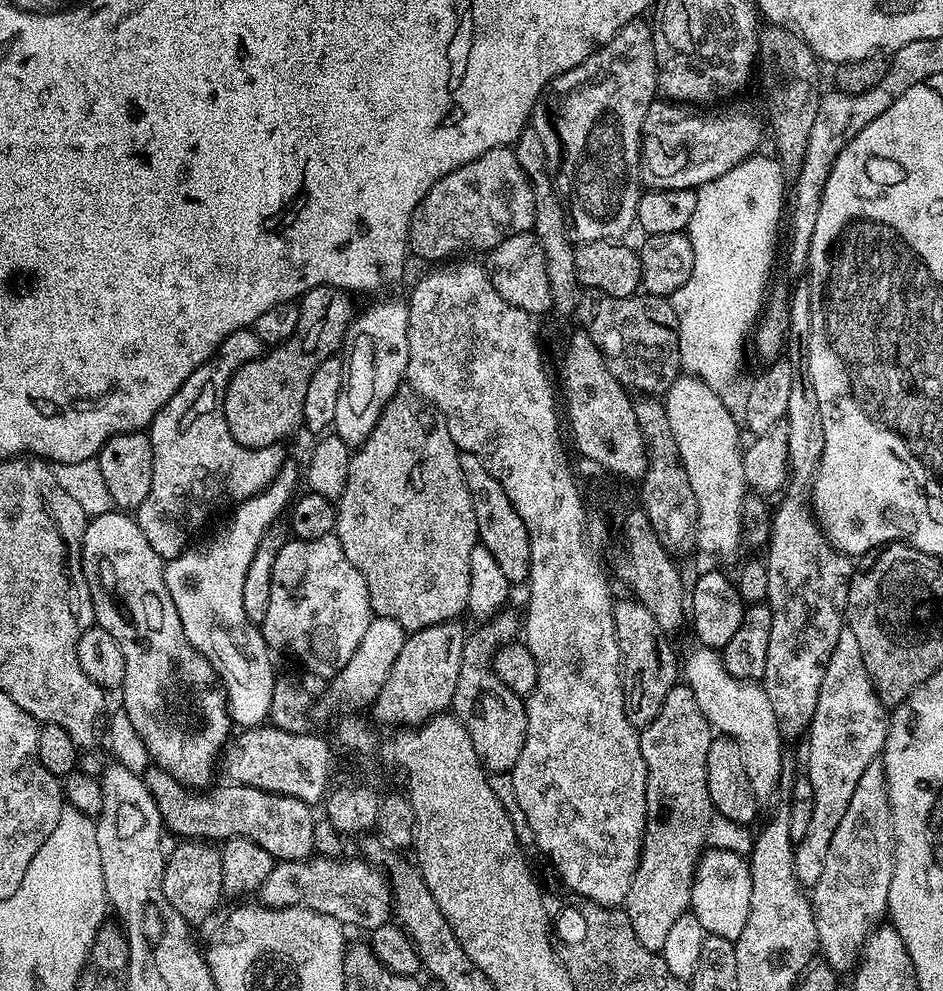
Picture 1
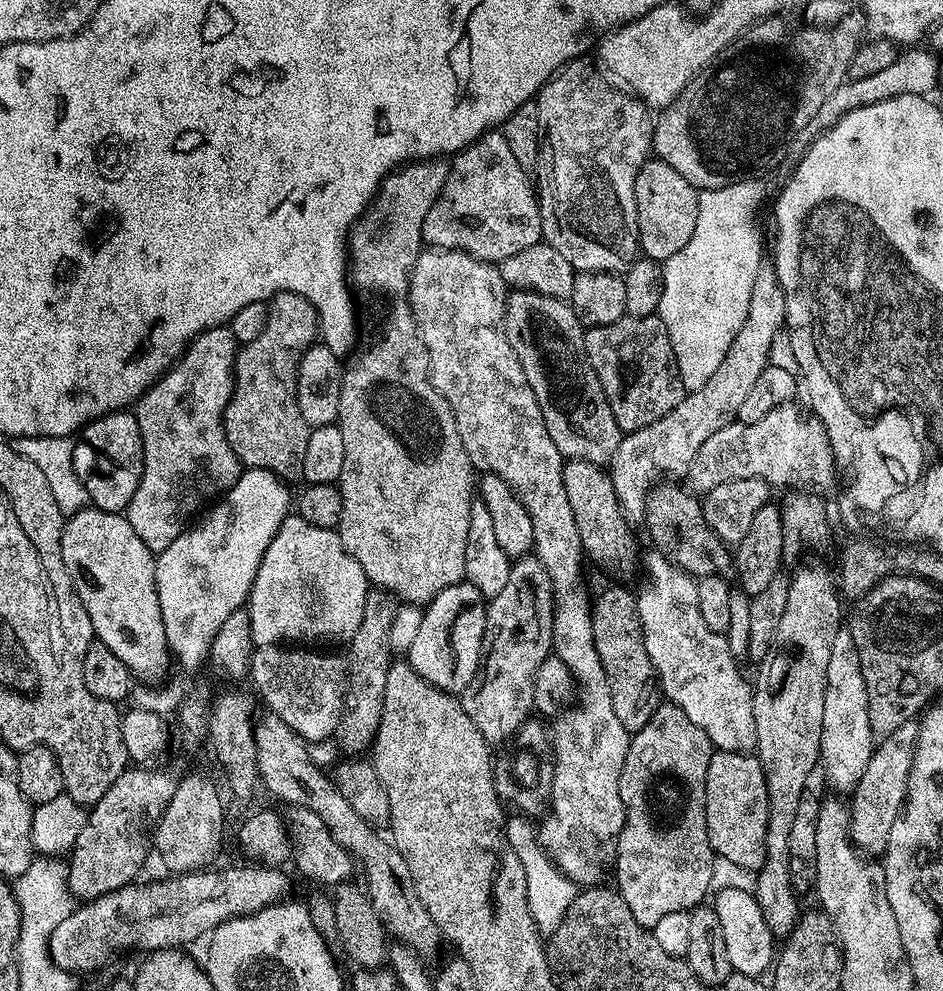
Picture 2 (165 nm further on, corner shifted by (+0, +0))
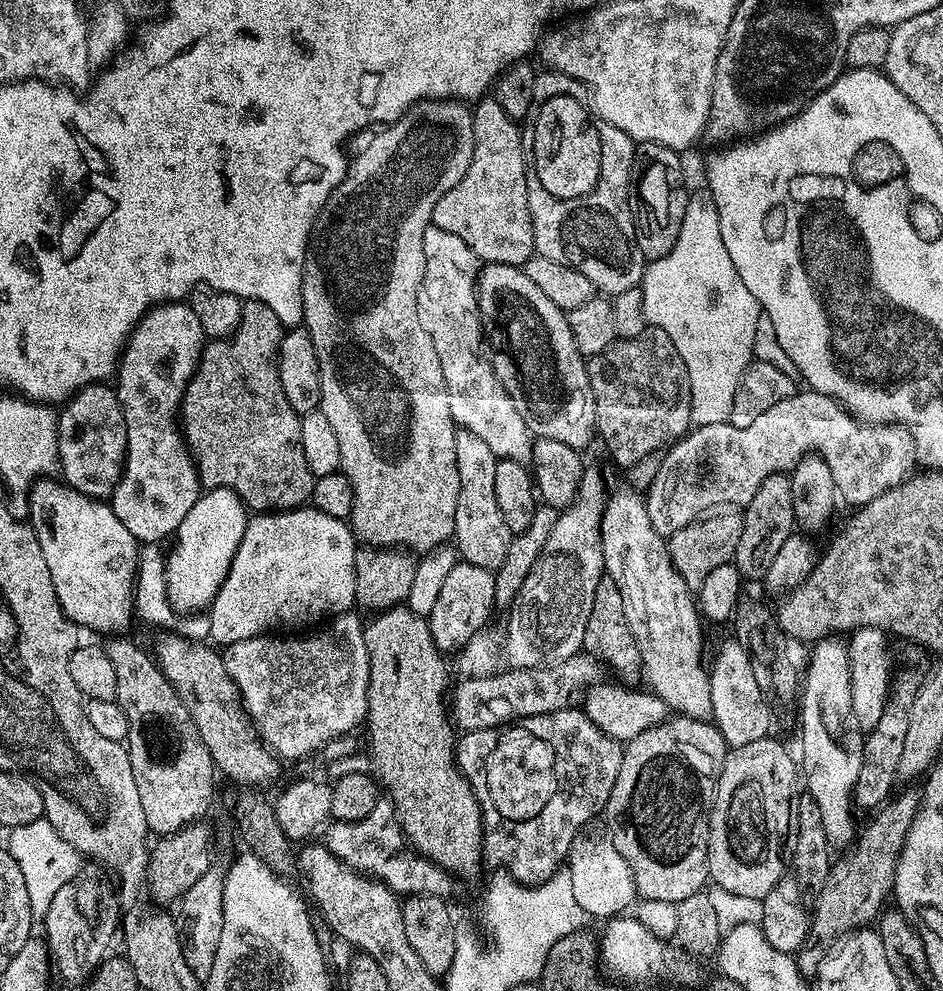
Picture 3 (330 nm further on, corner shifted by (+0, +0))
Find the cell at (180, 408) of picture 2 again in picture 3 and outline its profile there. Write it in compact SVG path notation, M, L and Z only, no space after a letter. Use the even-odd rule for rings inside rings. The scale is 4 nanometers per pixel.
M173 302L150 308L136 323L120 354L120 363L114 373L114 387L126 422L126 454L124 472L112 491L110 503L114 514L118 514L118 522L122 522L122 526L126 526L126 530L130 530L130 534L134 534L141 545L156 544L167 536L168 539L175 537L178 526L182 526L182 518L186 518L190 506L194 506L194 502L202 495L196 465L192 463L188 446L178 427L178 413L186 386L197 362L204 355L205 343L206 337L202 322L198 322L198 314L194 314L187 302Z

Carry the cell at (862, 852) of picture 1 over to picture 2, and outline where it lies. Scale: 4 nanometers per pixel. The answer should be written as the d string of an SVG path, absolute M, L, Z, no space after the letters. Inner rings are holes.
M907 720L902 722L902 726L898 726L898 730L894 730L894 734L883 737L873 747L870 762L850 793L852 839L866 854L883 854L888 850L890 830L894 830L894 822L900 817L900 810L908 797L912 755L919 733L919 723L916 720Z

